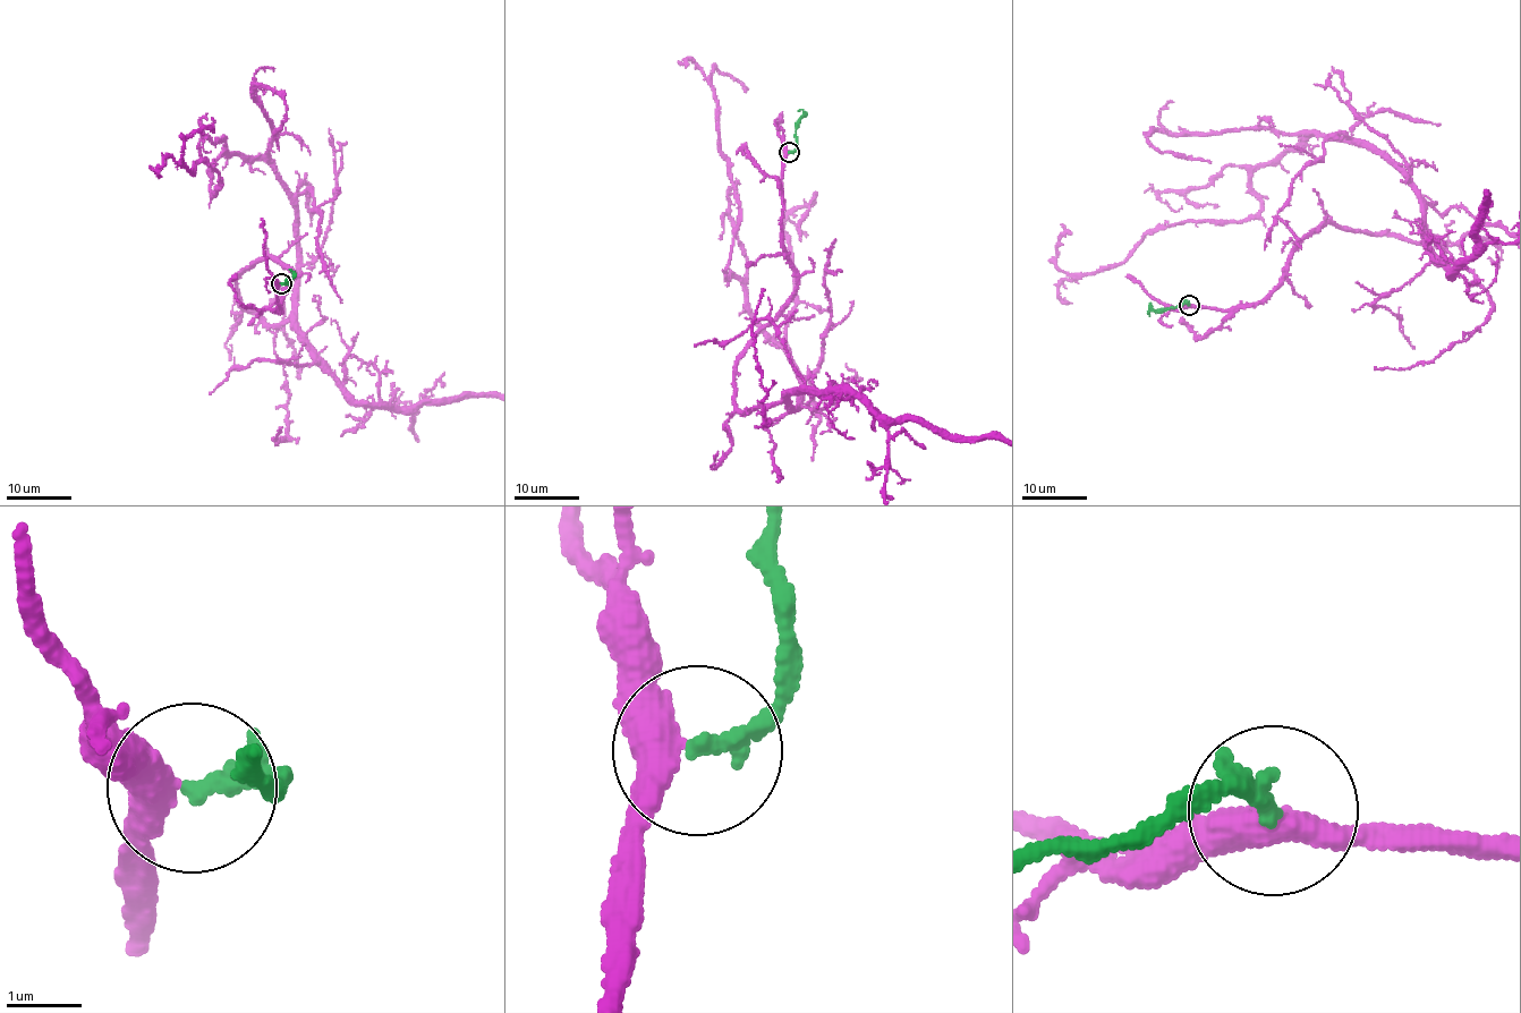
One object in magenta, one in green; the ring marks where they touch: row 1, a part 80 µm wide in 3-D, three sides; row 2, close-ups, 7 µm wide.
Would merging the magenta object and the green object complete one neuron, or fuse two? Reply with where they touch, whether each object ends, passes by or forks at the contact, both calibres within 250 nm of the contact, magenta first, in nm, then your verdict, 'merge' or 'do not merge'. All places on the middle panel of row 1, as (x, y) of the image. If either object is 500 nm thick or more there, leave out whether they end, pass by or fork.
at (789, 152); magenta passes by; green passes by; 420 nm thick on the magenta side, 170 nm on the other; merge

